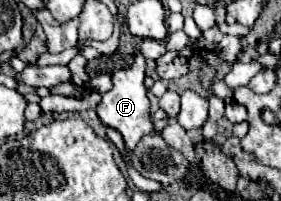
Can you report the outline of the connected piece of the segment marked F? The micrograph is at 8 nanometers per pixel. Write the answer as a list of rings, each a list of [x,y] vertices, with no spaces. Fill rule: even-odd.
[[[140,50],[134,54],[134,62],[128,68],[120,68],[112,74],[112,90],[102,94],[100,104],[96,106],[98,118],[104,126],[110,126],[118,130],[124,138],[124,144],[128,150],[132,150],[142,136],[152,134],[152,116],[150,116],[150,102],[146,98],[146,88],[144,88],[144,56]]]

